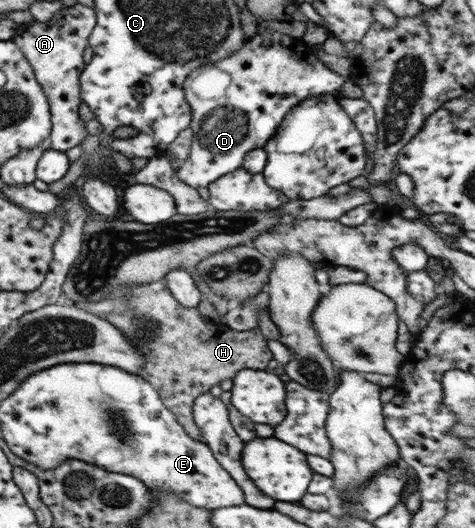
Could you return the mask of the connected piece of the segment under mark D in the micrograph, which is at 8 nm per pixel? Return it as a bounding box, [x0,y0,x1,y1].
[177,31,345,190]

